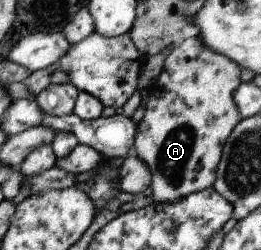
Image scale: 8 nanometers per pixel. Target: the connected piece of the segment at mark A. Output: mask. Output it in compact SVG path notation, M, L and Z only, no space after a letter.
M192 36L182 41L180 45L173 47L164 58L164 64L161 72L154 80L154 88L149 89L149 99L144 107L143 117L137 120L137 131L134 135L134 148L135 153L139 159L142 159L152 173L150 188L152 191L152 199L157 203L171 203L185 197L187 194L204 190L205 188L212 187L214 179L216 178L216 167L222 154L222 147L225 140L229 137L231 130L239 123L240 115L237 106L234 102L235 88L241 83L239 81L240 67L231 59L226 58L202 44L199 36Z

